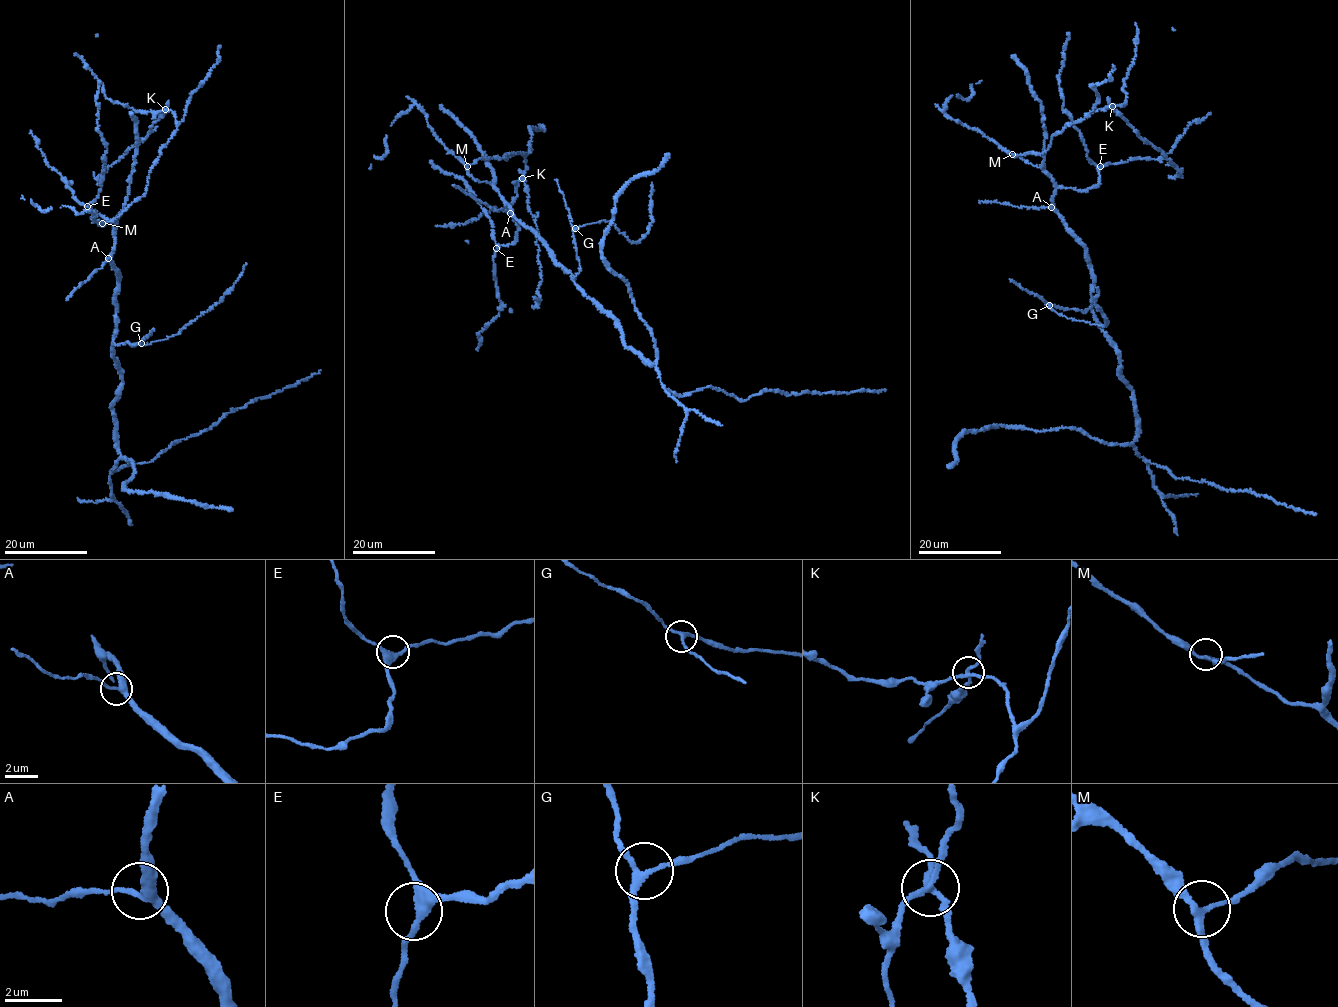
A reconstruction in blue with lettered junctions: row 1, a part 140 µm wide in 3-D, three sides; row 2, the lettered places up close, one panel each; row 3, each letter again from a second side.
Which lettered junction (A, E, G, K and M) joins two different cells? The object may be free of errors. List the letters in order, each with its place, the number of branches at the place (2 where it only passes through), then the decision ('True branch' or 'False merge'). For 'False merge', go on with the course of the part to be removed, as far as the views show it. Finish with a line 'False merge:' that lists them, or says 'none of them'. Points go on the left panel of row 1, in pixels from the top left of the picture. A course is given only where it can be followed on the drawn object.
A: Place: (108, 258). Branches: 3. True branch
E: Place: (87, 206). Branches: 3. True branch
G: Place: (141, 343). Branches: 3. True branch
K: Place: (165, 109). Branches: 4. False merge. Course of the part to remove: (165, 110), (144, 138), (128, 148), (106, 172), (96, 178), (94, 172)
M: Place: (102, 223). Branches: 3. True branch
False merge: K

